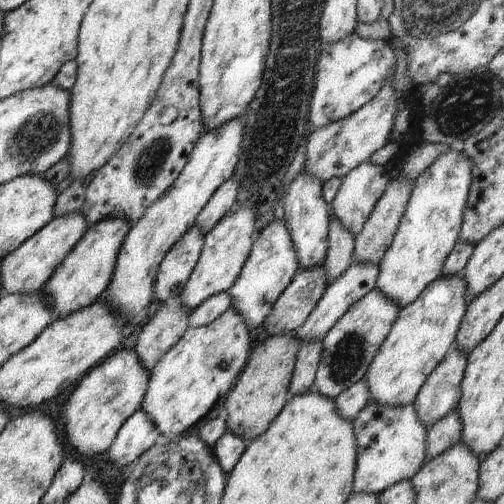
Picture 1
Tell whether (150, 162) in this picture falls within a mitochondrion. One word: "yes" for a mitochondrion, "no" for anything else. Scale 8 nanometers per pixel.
yes

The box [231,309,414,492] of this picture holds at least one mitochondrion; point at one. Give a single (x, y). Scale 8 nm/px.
(348, 355)

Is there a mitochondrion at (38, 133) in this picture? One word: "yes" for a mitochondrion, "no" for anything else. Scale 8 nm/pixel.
yes

